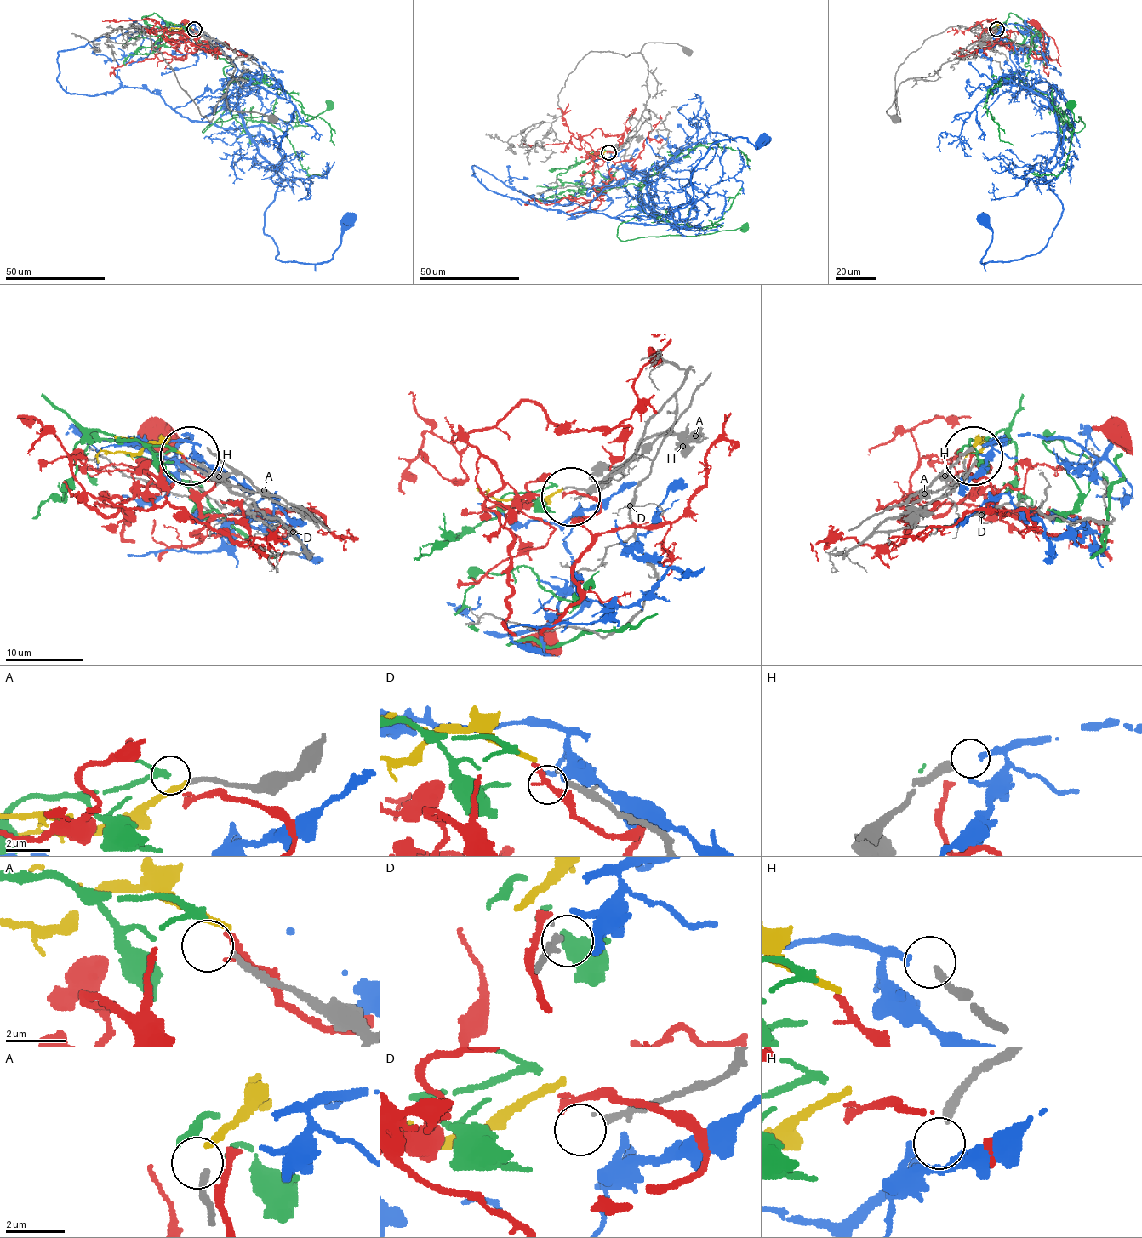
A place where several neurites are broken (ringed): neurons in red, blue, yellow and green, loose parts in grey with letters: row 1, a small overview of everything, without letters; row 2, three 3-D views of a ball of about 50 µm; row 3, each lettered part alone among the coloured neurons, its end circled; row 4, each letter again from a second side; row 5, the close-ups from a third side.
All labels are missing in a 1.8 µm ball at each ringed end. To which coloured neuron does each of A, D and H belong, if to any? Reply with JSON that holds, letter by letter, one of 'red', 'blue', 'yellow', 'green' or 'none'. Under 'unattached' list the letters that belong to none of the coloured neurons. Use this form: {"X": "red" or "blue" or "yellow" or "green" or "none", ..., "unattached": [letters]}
{"A": "none", "D": "none", "H": "blue", "unattached": ["A", "D"]}

